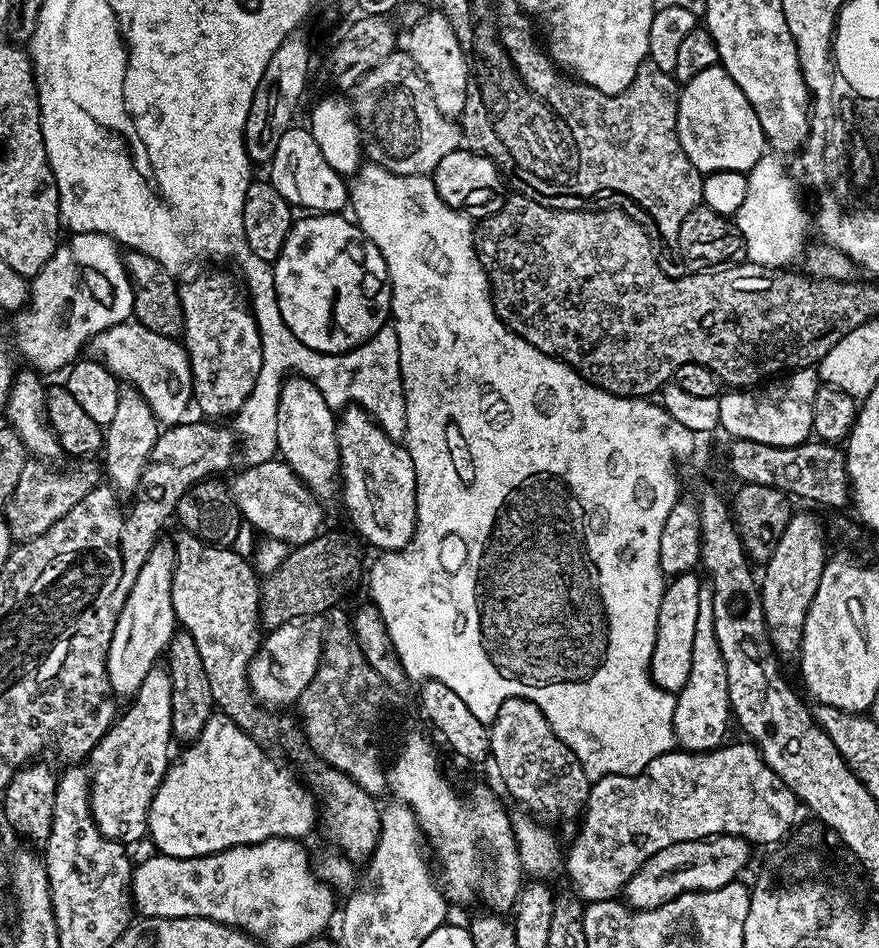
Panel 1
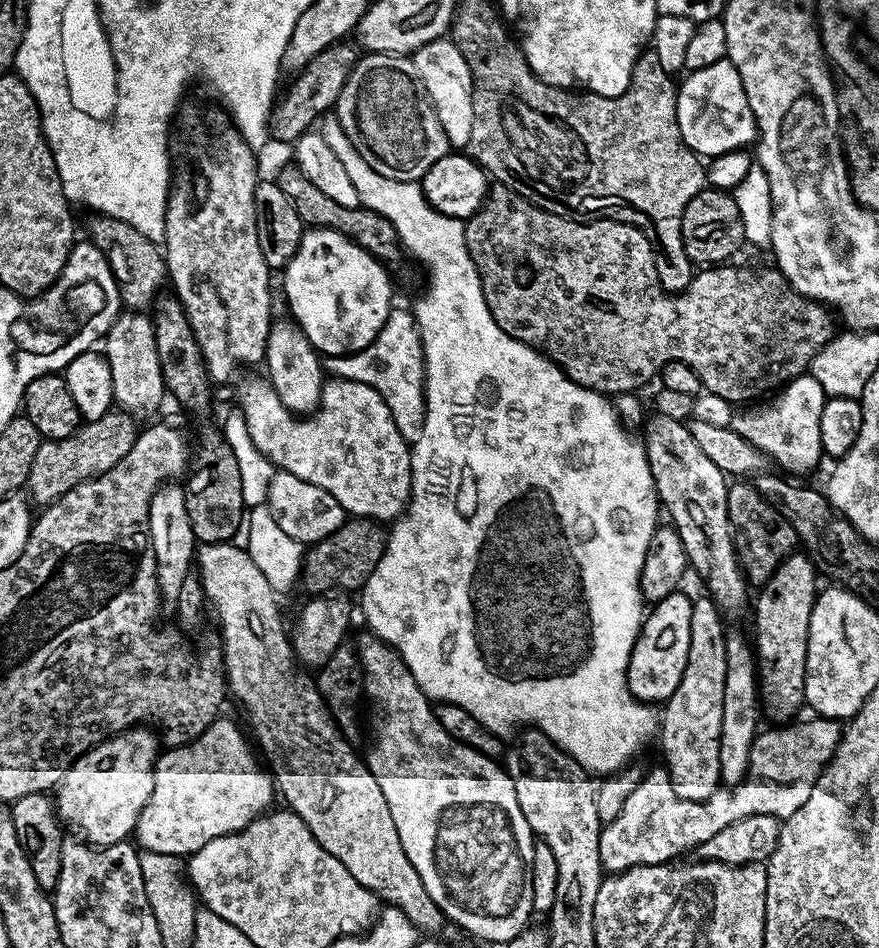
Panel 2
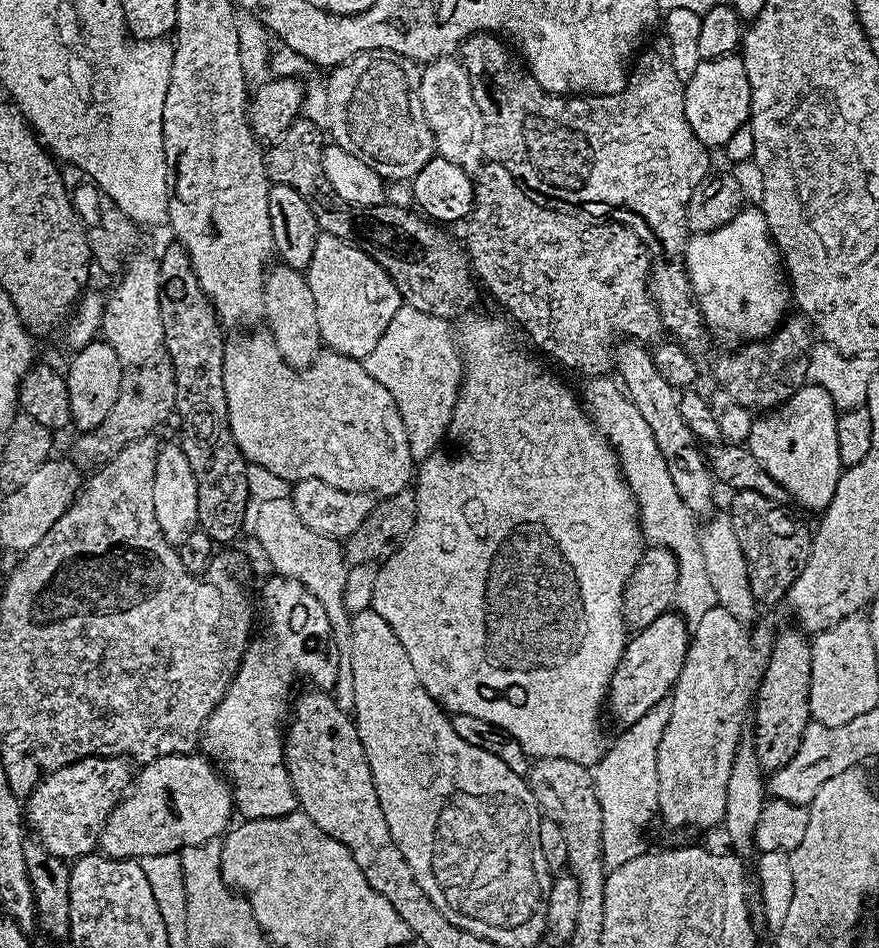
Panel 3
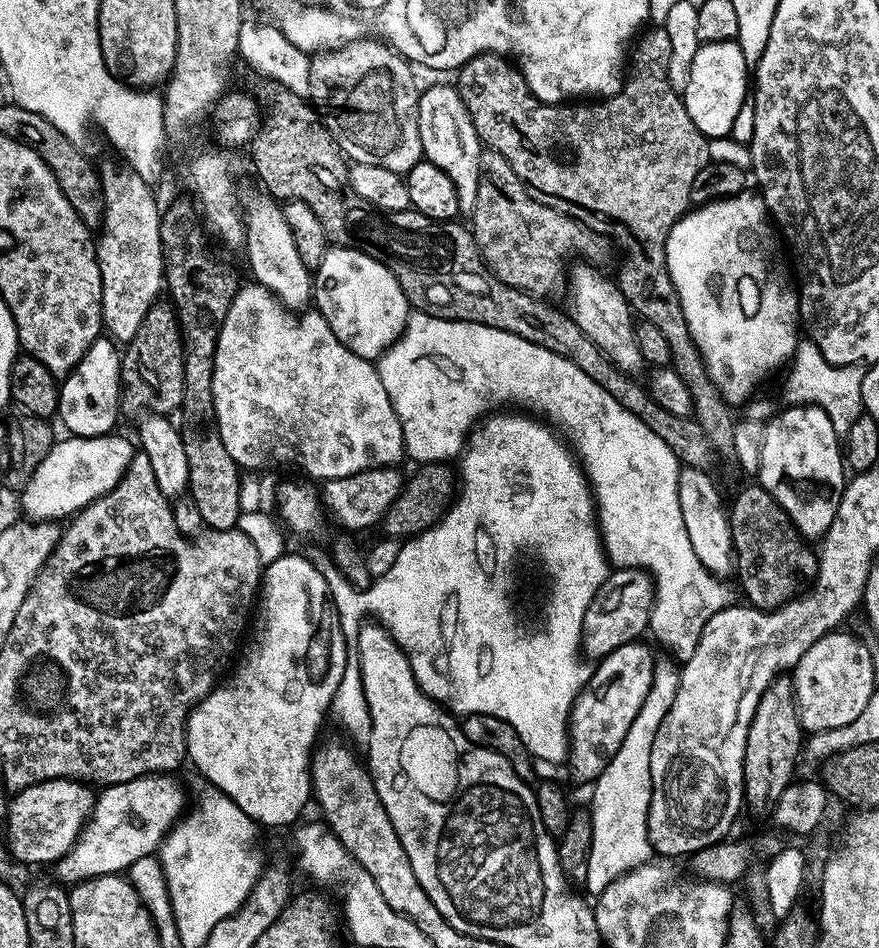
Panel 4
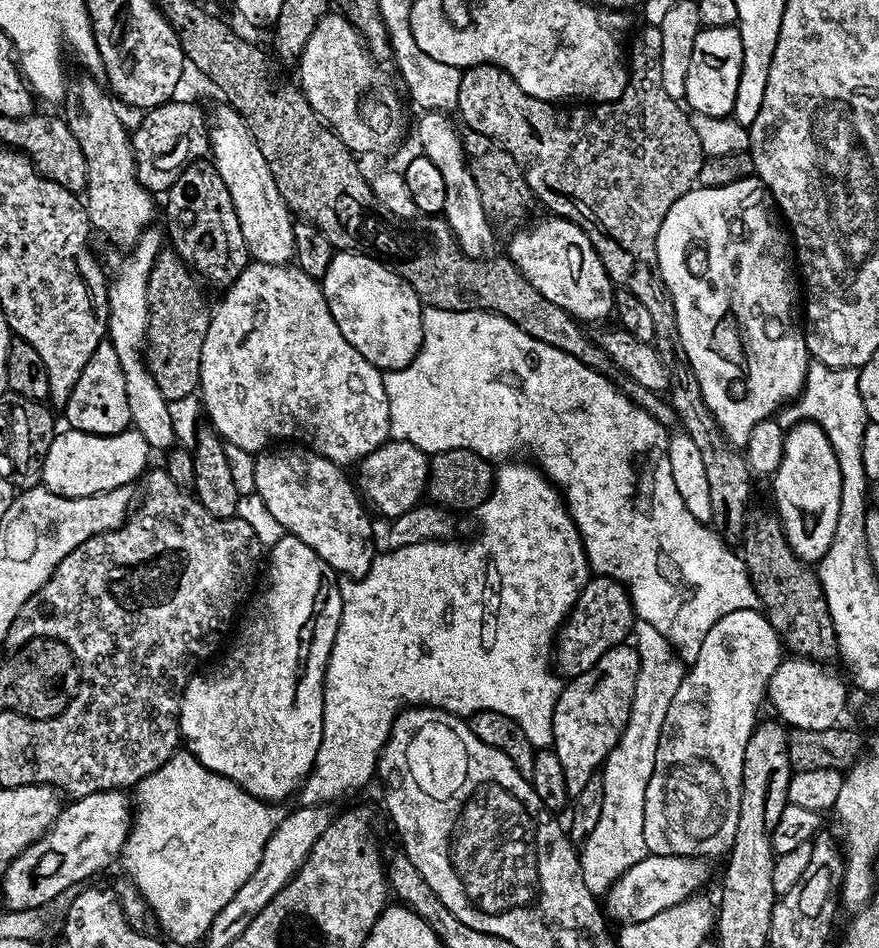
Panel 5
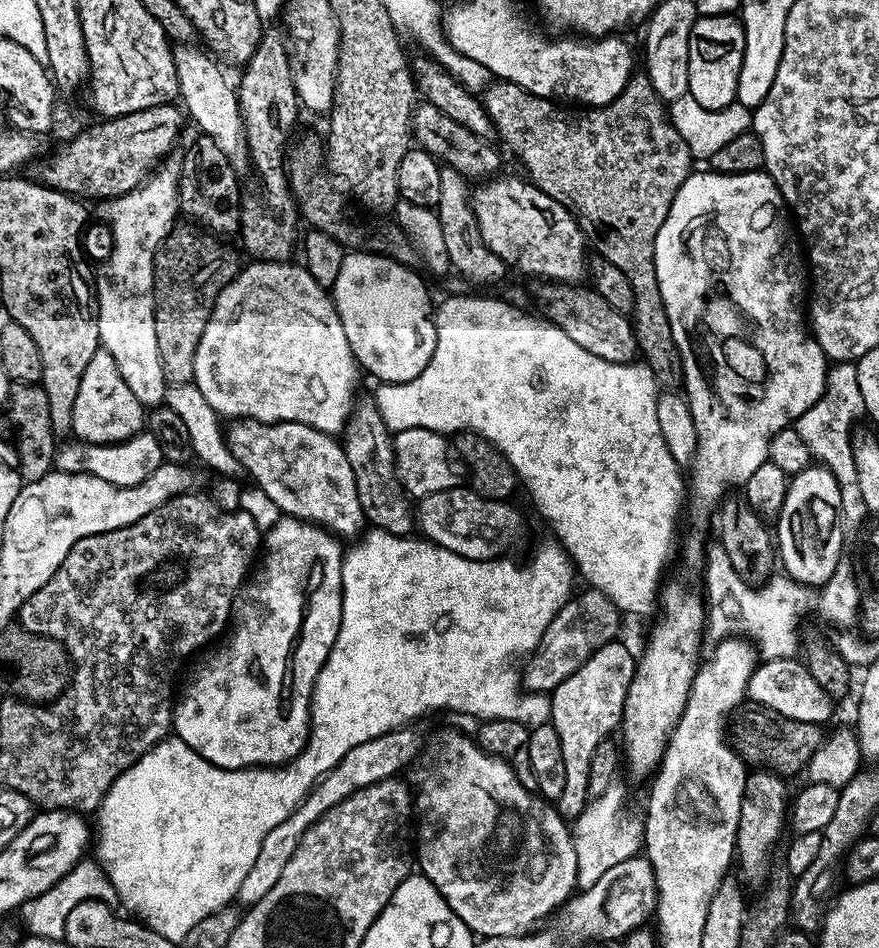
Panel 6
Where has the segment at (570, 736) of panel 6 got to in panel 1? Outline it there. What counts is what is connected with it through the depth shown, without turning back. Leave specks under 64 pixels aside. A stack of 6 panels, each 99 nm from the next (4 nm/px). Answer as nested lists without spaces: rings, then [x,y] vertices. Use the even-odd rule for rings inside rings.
[[[691,571],[671,577],[665,583],[662,602],[658,606],[658,626],[648,670],[657,688],[665,688],[673,694],[680,692],[682,686],[686,686],[686,678],[690,678],[690,653],[694,651],[694,626],[698,623],[698,590],[702,583],[701,577],[696,575],[695,571]]]

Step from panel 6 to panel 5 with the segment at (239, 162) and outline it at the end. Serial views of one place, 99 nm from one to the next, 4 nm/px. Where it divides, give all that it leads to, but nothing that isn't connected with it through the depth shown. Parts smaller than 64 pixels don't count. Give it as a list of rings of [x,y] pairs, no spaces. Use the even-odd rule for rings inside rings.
[[[220,102],[210,112],[208,143],[218,174],[222,174],[222,182],[226,182],[230,198],[234,198],[234,210],[242,226],[242,238],[246,238],[249,257],[258,264],[287,265],[294,257],[294,217],[282,194],[278,194],[278,186],[274,186],[274,174],[270,174],[266,158],[262,158],[254,134],[226,102]]]

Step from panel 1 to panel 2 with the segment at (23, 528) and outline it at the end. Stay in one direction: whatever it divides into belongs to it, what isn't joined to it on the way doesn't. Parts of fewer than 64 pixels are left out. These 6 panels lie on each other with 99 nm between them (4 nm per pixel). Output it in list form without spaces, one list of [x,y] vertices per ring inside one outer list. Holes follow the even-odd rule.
[[[109,410],[102,418],[81,423],[79,430],[70,434],[70,438],[41,442],[38,454],[34,454],[34,466],[30,466],[26,485],[31,503],[50,505],[62,498],[66,490],[74,490],[74,486],[106,474],[106,470],[117,464],[136,440],[138,424],[132,420],[135,419],[123,410]]]

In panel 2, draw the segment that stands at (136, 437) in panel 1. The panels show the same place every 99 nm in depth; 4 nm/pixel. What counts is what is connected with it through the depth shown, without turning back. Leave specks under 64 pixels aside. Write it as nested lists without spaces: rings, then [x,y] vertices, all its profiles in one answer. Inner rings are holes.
[[[121,311],[102,341],[102,355],[110,366],[112,398],[117,409],[129,414],[152,412],[166,400],[166,389],[156,349],[156,331],[143,312]]]

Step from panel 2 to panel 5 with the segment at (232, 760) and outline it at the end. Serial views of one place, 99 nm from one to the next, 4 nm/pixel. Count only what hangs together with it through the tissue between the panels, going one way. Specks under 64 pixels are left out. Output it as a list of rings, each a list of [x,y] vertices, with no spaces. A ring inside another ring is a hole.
[[[123,791],[99,792],[73,799],[60,809],[60,816],[45,836],[38,838],[18,858],[3,869],[4,900],[9,909],[43,909],[72,884],[83,885],[95,872],[108,868],[112,859],[124,851],[128,830],[134,819],[133,809]]]

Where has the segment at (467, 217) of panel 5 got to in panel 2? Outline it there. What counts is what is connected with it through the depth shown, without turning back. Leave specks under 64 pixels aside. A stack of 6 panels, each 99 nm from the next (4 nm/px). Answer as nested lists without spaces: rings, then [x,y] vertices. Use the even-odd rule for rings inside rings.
[[[441,38],[416,49],[410,56],[416,79],[422,85],[423,95],[432,104],[446,134],[449,145],[456,150],[467,149],[470,142],[470,130],[474,126],[474,98],[472,97],[472,75],[466,58],[450,38]]]

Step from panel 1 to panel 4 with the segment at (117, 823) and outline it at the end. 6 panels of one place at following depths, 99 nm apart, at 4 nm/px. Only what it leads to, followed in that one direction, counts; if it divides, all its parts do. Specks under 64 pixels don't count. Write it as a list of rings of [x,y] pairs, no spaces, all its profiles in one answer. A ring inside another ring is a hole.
[[[47,780],[15,793],[8,804],[8,848],[13,858],[24,864],[55,865],[74,846],[92,813],[91,790],[78,780]]]

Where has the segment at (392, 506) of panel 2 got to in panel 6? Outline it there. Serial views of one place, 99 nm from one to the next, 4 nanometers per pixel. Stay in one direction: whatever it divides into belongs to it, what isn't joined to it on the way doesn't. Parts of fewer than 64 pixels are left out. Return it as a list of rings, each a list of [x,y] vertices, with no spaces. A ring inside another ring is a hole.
[[[248,262],[237,272],[236,277],[222,289],[212,307],[210,318],[206,322],[206,330],[202,330],[202,338],[198,342],[198,350],[192,355],[190,369],[194,385],[202,392],[206,401],[213,407],[220,418],[230,416],[239,420],[256,420],[259,423],[304,423],[314,430],[340,434],[343,433],[348,416],[352,413],[352,405],[358,399],[356,383],[362,377],[361,369],[356,363],[354,354],[350,350],[350,342],[346,342],[346,330],[342,330],[342,318],[338,314],[335,303],[325,289],[310,278],[310,274],[300,262]]]

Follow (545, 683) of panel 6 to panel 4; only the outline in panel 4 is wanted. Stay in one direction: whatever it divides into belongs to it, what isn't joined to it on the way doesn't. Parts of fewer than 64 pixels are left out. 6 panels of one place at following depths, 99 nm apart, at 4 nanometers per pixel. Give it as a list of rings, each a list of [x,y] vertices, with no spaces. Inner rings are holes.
[[[616,568],[609,571],[608,581],[604,583],[603,588],[597,592],[596,597],[590,602],[590,606],[586,610],[586,618],[582,622],[580,642],[583,655],[585,657],[593,656],[593,658],[609,656],[611,652],[618,650],[618,646],[626,646],[639,641],[643,637],[640,635],[649,631],[648,619],[652,617],[652,603],[655,600],[656,584],[652,580],[651,572],[645,572],[643,568]]]

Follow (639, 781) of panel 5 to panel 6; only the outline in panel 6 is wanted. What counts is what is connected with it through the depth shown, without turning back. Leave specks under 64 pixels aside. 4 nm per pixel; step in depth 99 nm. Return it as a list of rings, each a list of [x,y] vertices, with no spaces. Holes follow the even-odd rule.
[[[615,782],[601,797],[593,799],[584,807],[581,816],[575,817],[571,825],[572,841],[578,858],[576,883],[581,889],[594,886],[606,870],[626,862],[626,858],[637,855],[642,848],[642,824],[639,819],[624,813],[624,788]]]

